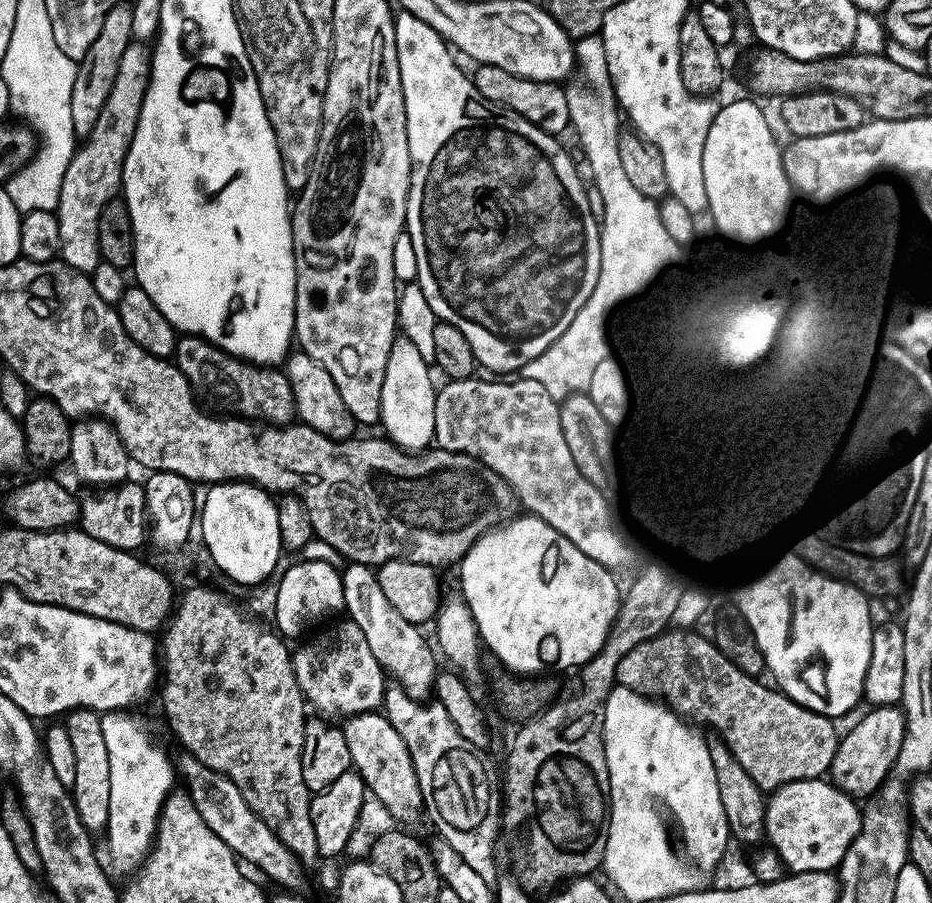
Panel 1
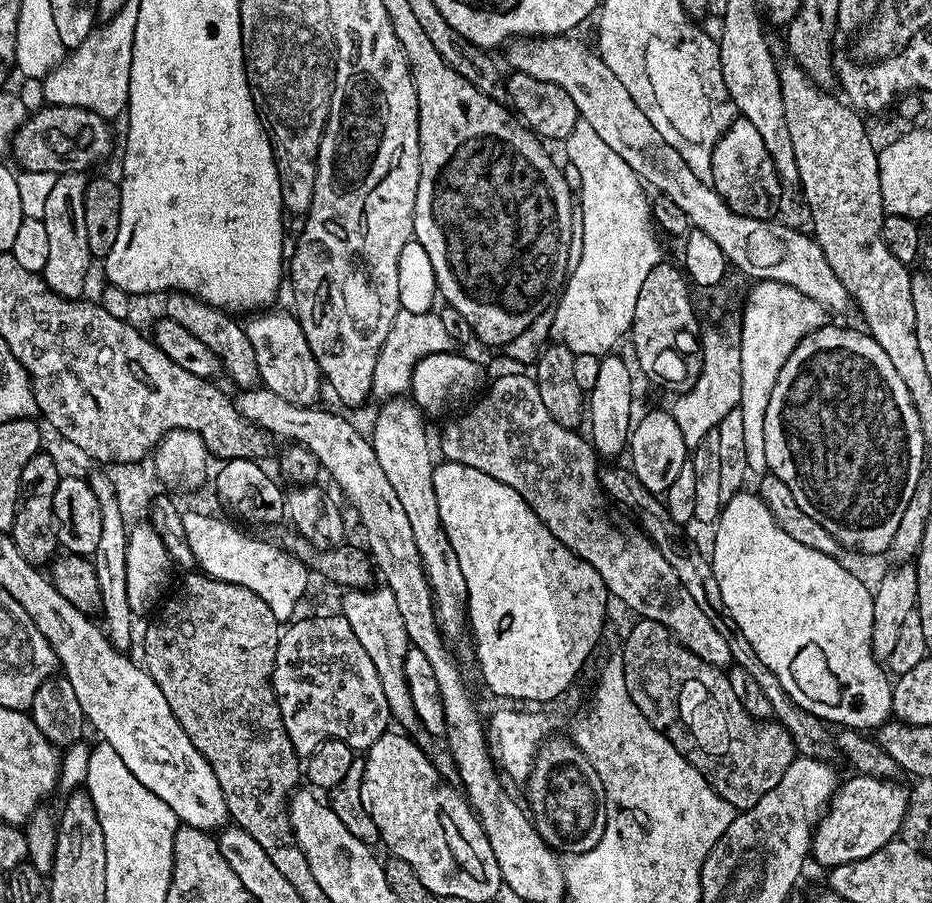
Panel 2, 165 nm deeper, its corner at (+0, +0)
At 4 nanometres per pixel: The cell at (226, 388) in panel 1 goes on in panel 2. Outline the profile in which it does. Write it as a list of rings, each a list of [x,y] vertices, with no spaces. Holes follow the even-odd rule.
[[[173,292],[167,297],[164,304],[163,315],[167,319],[186,326],[194,338],[199,338],[220,359],[223,371],[237,384],[237,389],[247,390],[260,379],[258,362],[254,358],[254,346],[250,346],[250,338],[244,333],[244,324],[236,321],[231,311],[216,308],[197,296],[191,296],[188,292]]]

